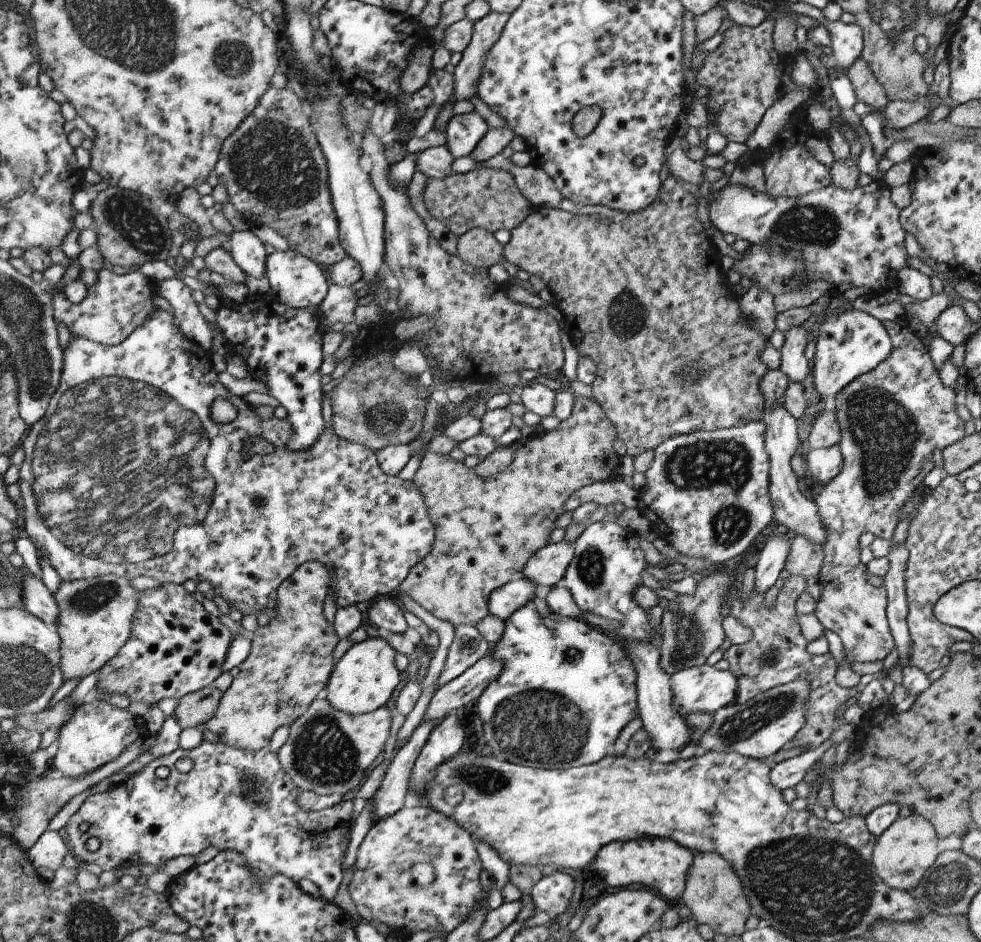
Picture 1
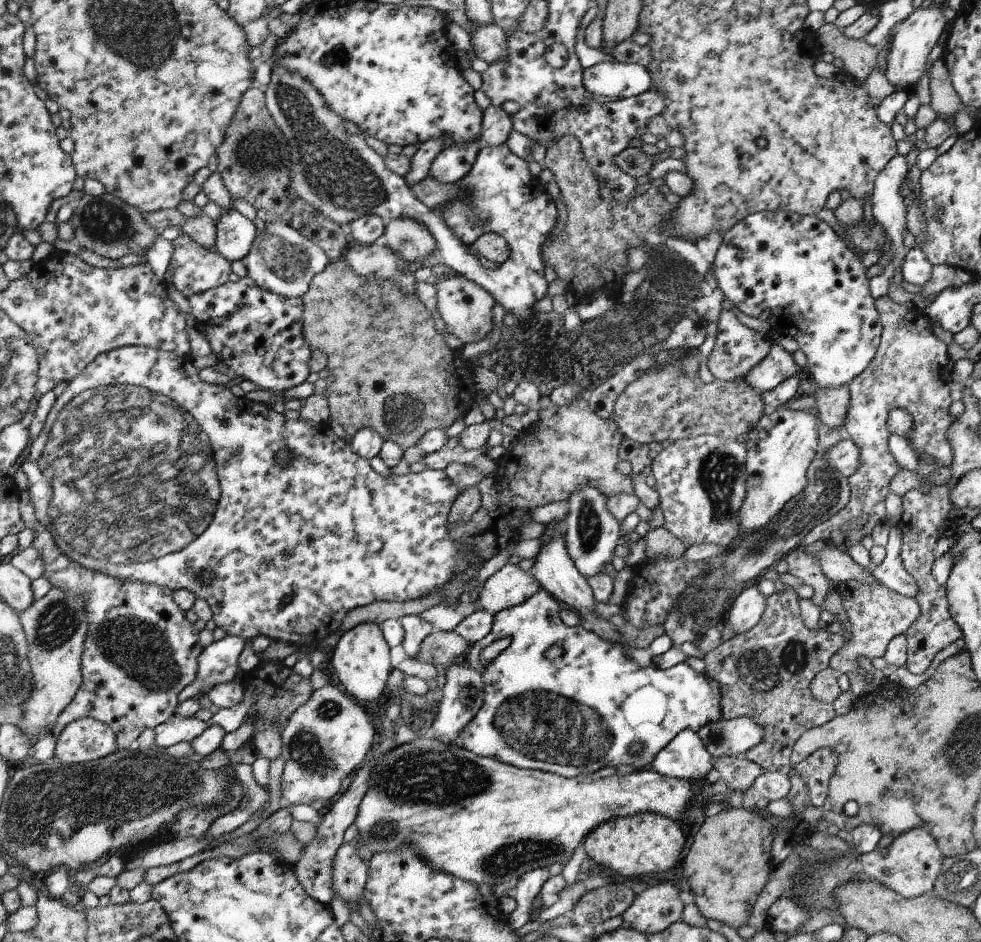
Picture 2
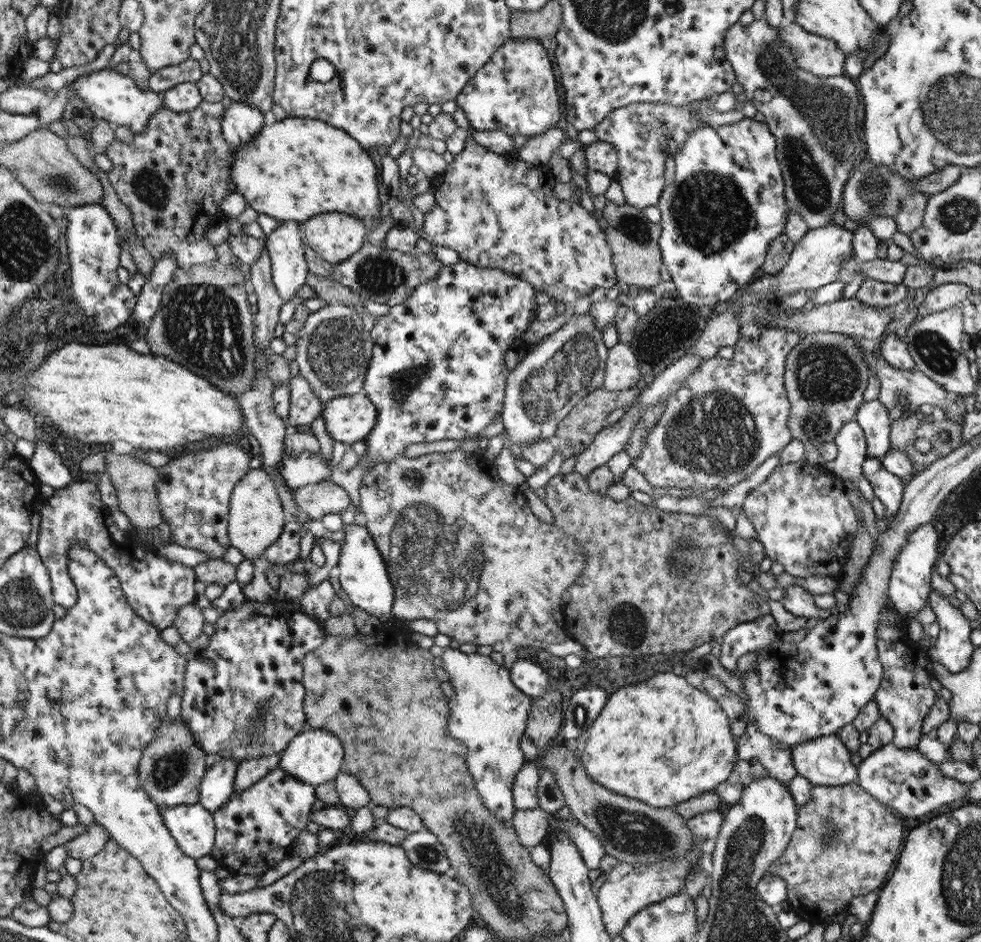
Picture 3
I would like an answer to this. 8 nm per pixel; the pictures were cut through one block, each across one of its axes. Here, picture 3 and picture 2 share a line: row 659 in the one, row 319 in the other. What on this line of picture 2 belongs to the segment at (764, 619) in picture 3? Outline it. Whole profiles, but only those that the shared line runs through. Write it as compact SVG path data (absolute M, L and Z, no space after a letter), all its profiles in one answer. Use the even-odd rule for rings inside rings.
M723 308L717 327L715 346L709 355L708 368L715 379L724 380L745 380L746 374L755 366L758 366L768 352L771 343L766 340L766 335L745 326L733 311Z

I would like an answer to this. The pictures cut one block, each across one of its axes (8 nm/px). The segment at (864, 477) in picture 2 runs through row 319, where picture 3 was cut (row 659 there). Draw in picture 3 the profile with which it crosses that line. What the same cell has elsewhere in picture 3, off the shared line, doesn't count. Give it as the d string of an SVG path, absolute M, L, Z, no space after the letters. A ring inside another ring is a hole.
M899 616L893 626L884 622L879 624L876 631L878 638L876 646L883 666L883 677L874 700L881 716L892 725L894 731L892 743L901 749L916 748L922 736L922 722L928 716L930 706L938 699L936 691L931 687L930 679L934 674L928 649L920 643L911 641L906 631L907 623L905 618Z

